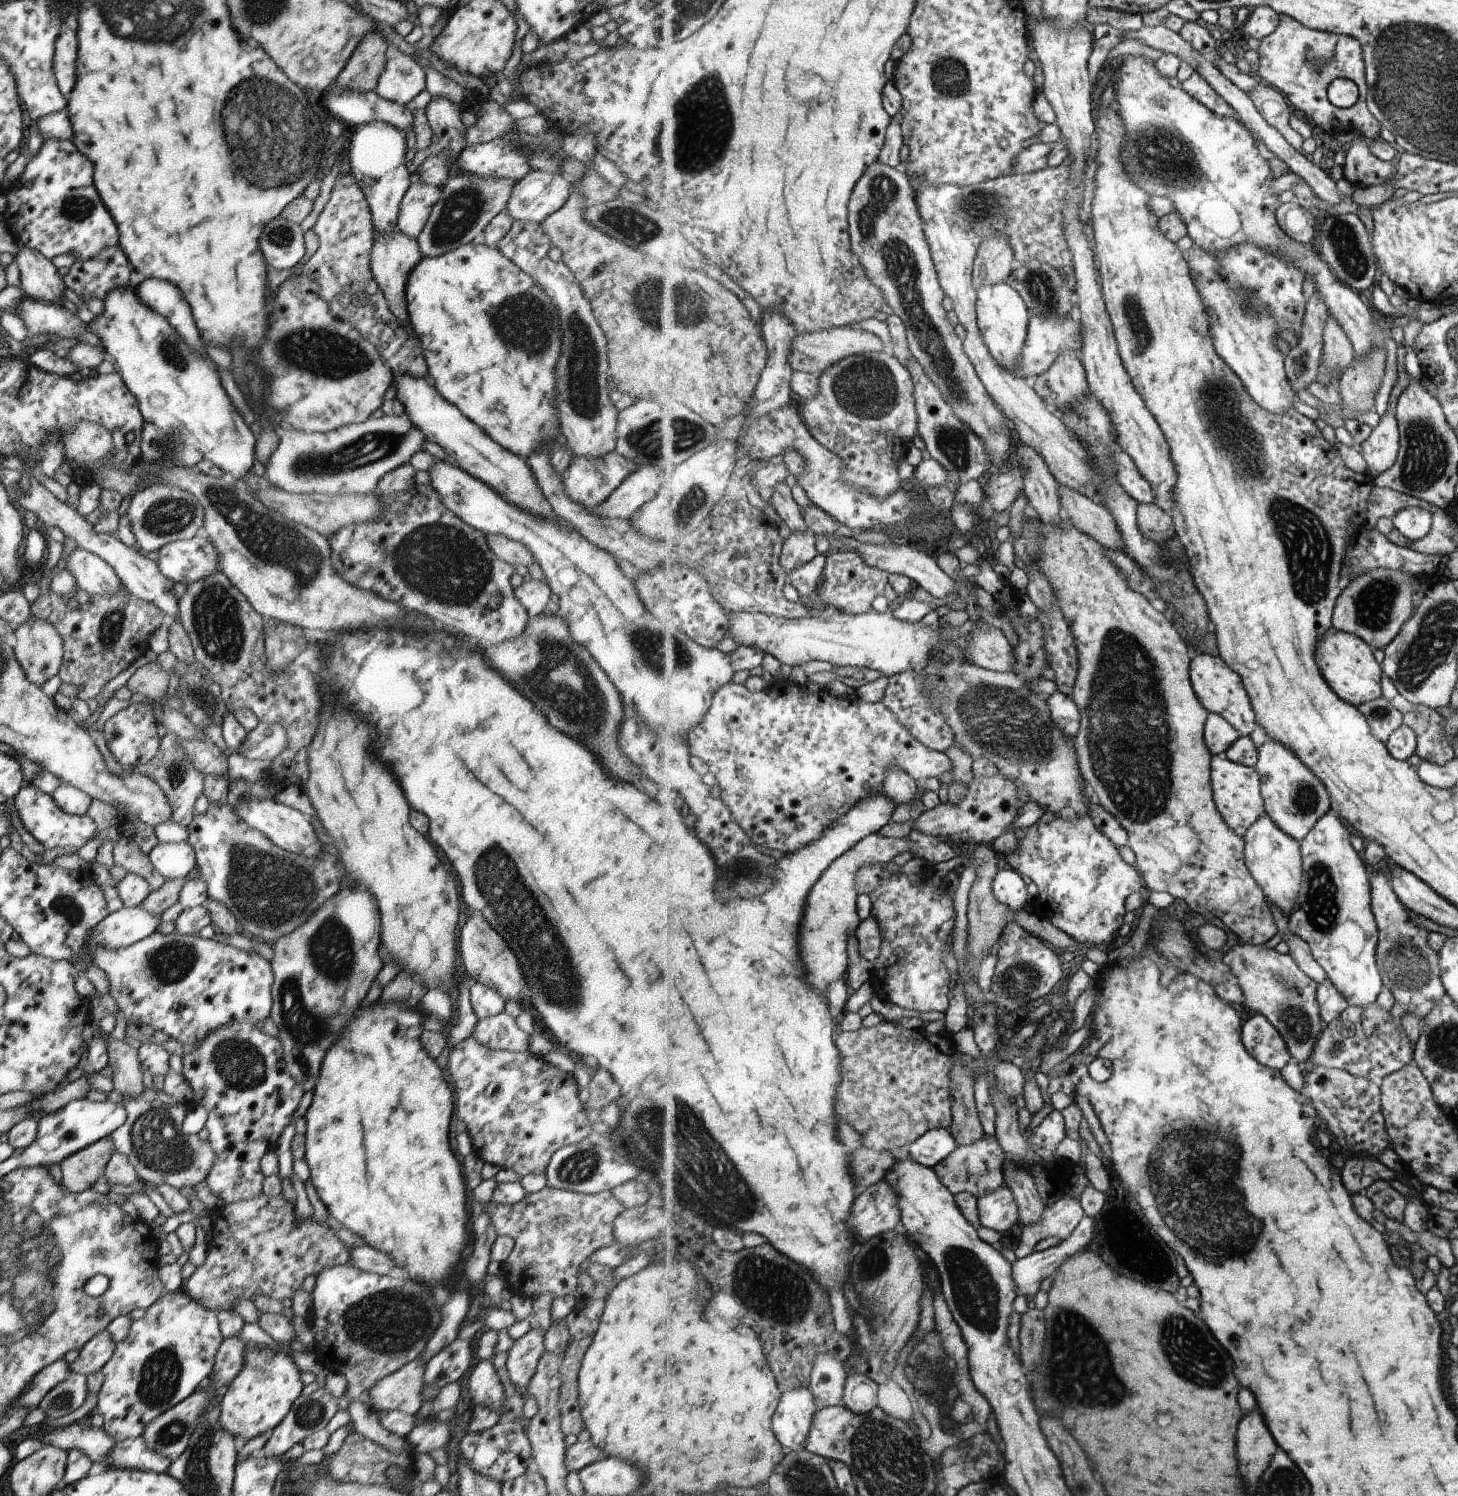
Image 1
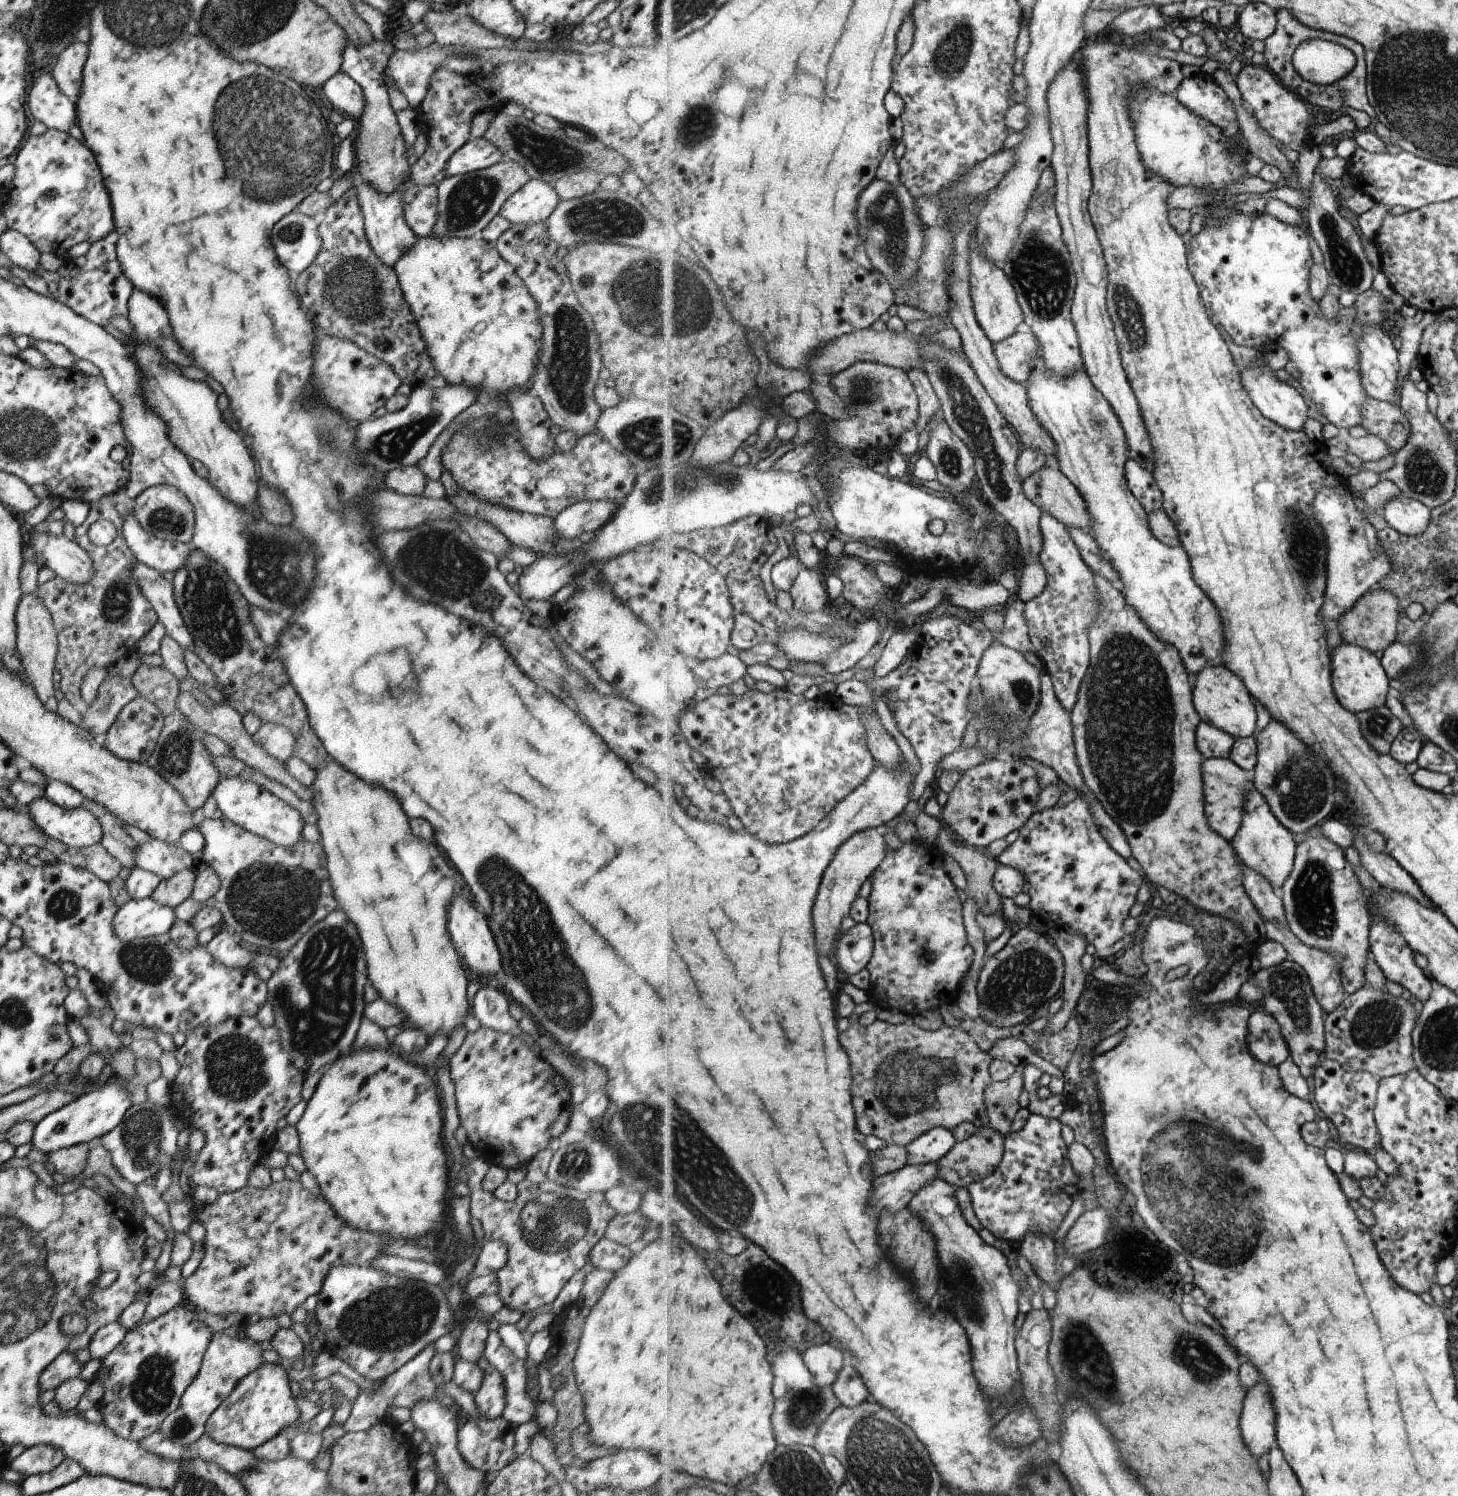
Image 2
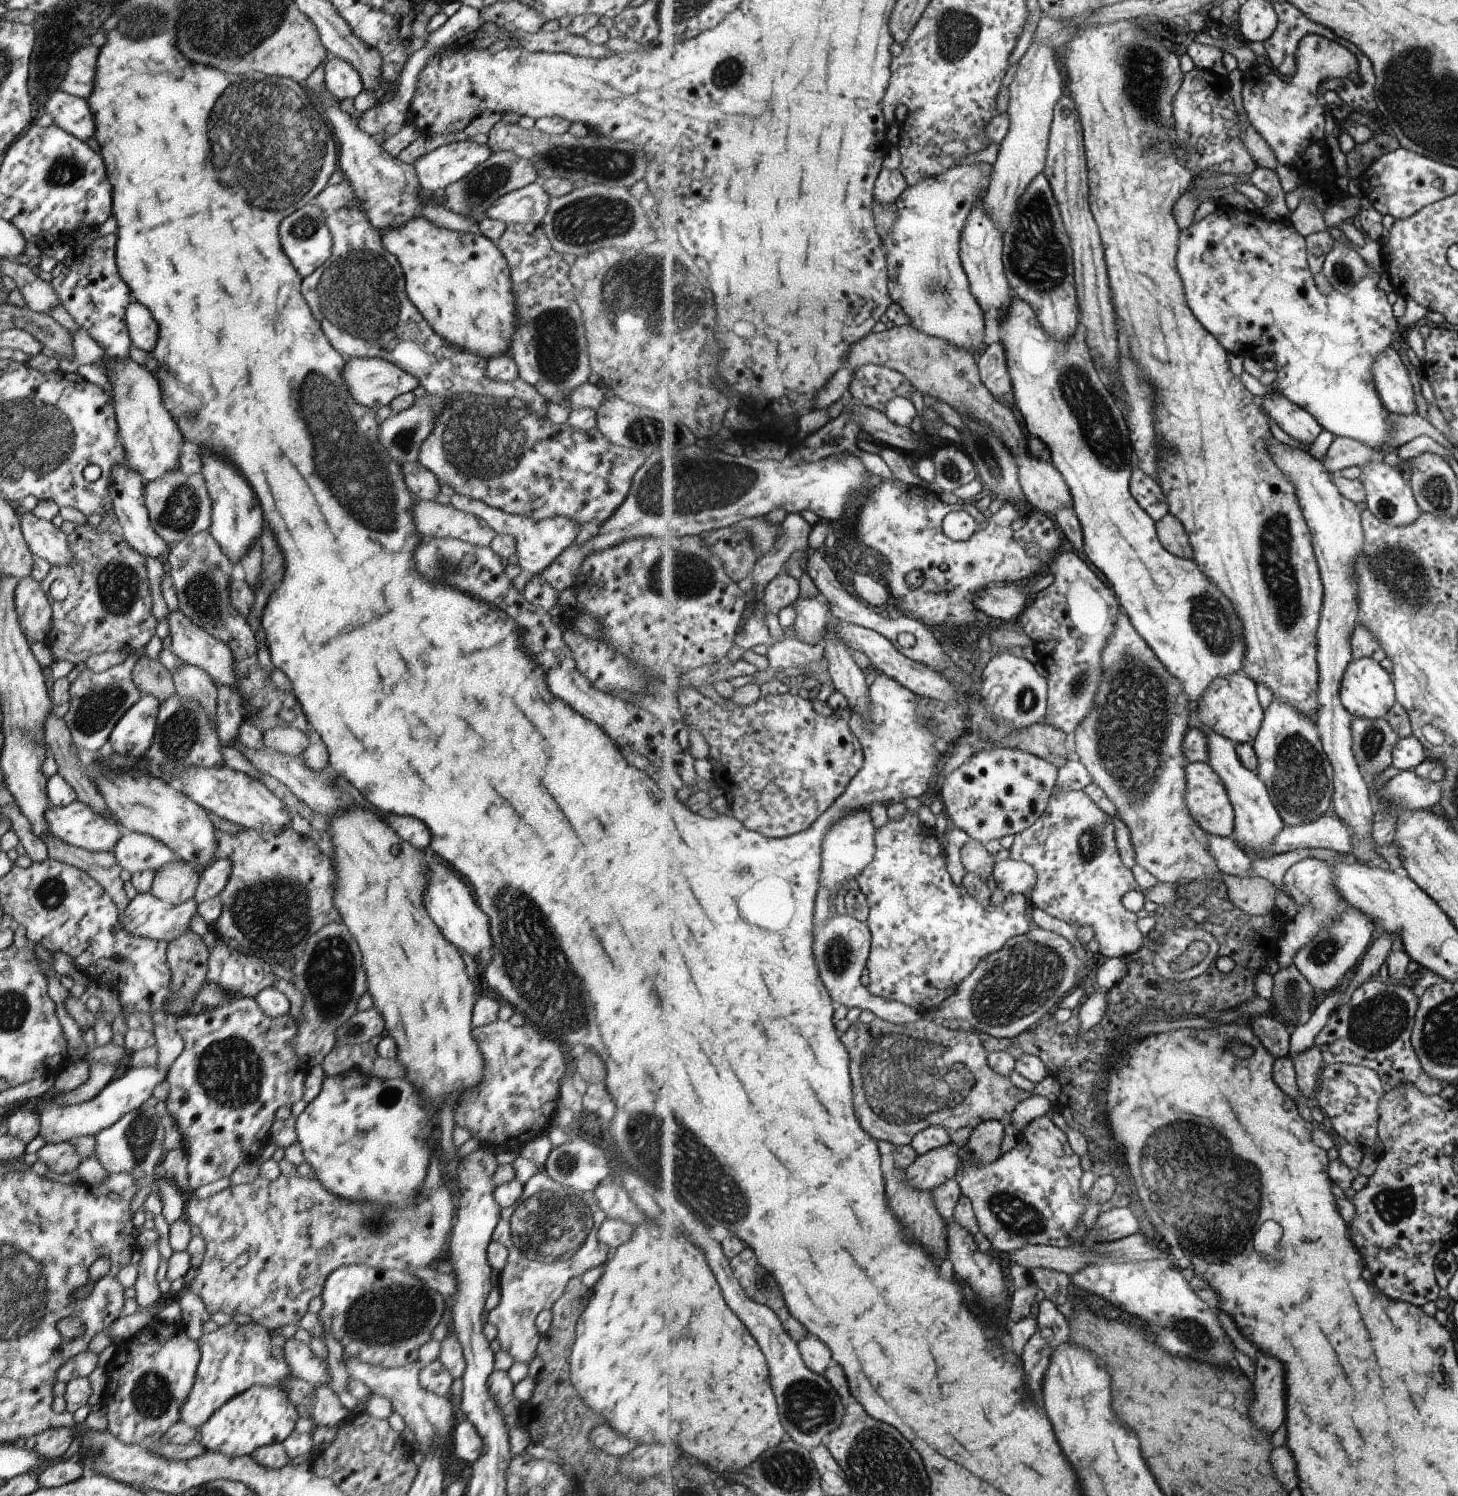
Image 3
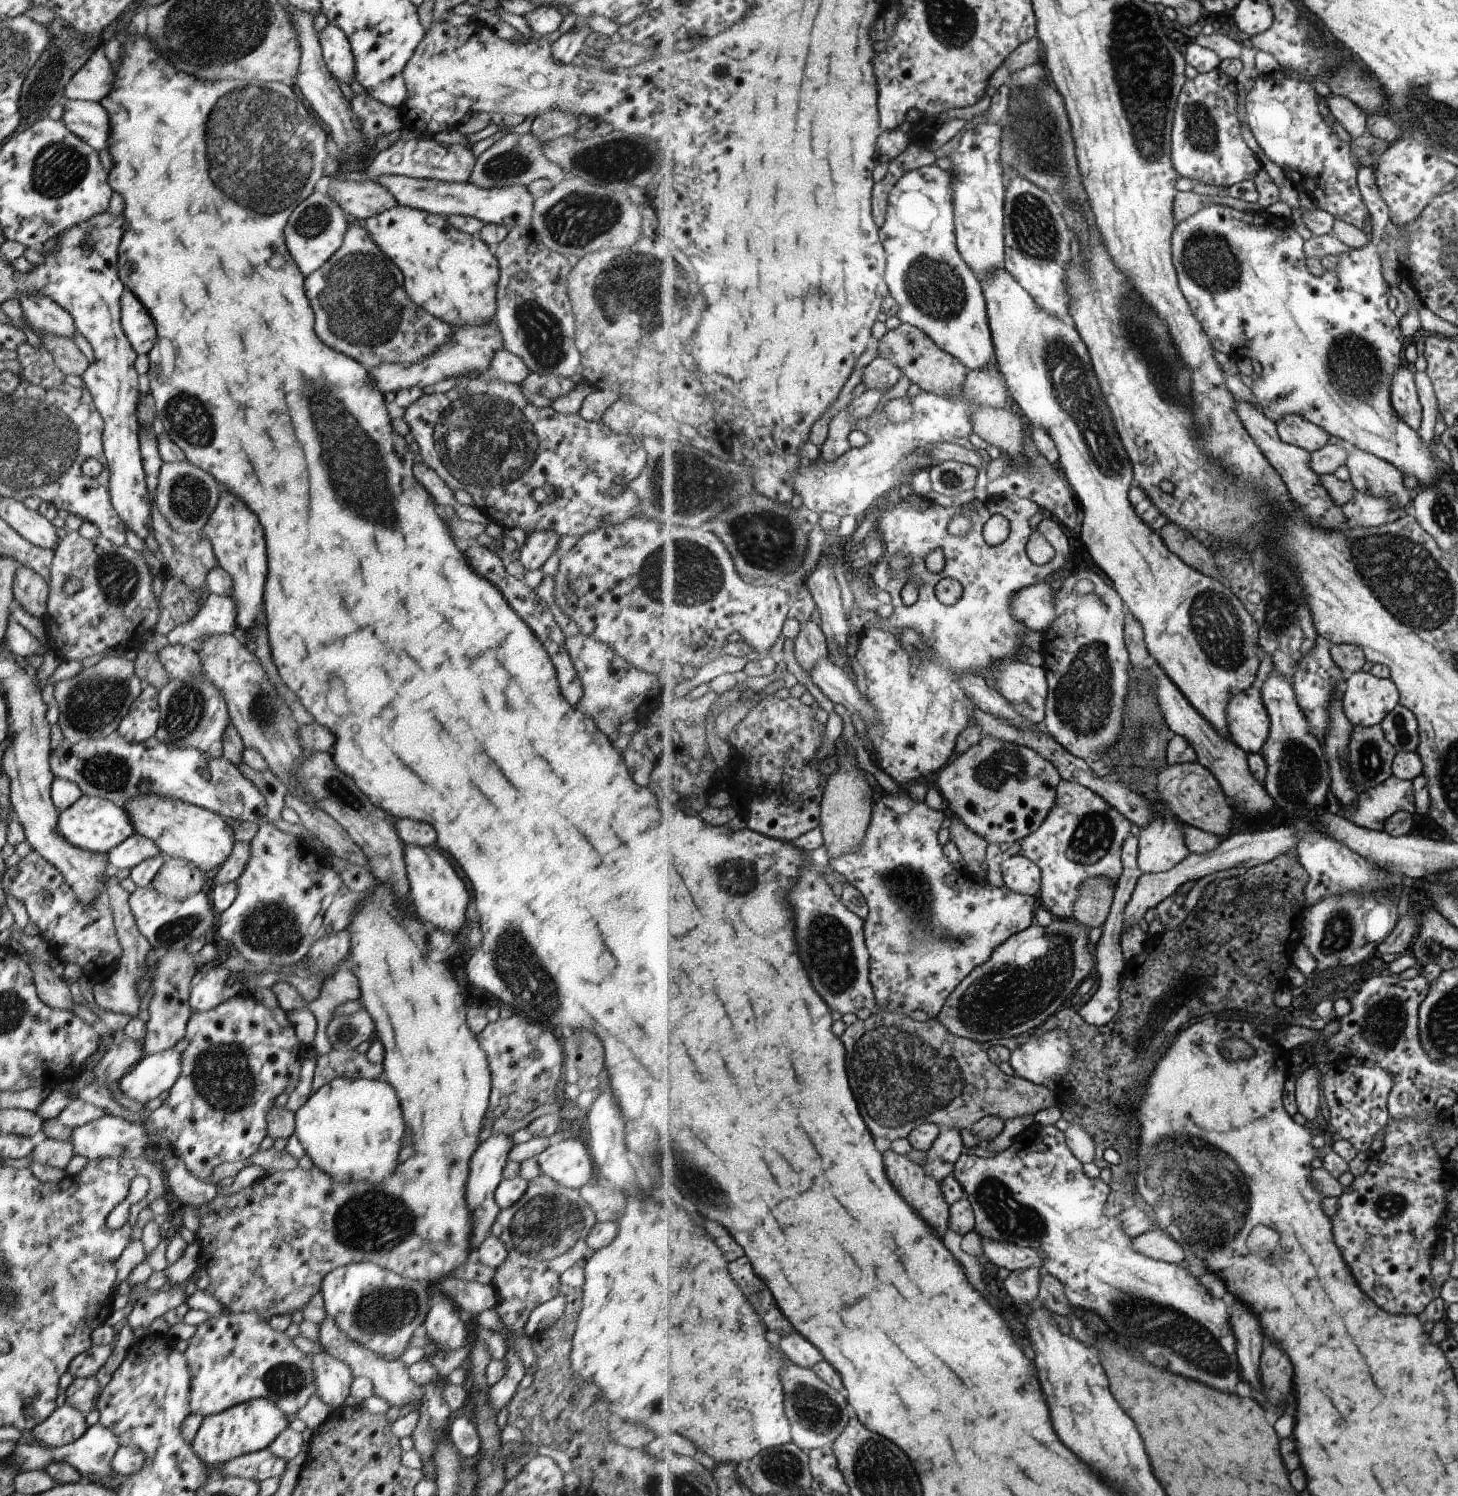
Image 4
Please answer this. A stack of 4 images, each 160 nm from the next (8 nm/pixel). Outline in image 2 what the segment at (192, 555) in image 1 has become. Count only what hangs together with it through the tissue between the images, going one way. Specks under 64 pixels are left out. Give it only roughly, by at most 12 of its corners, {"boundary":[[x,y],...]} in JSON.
{"boundary":[[132,510],[122,537],[137,562],[159,574],[181,568],[194,549],[161,540],[137,524]]}

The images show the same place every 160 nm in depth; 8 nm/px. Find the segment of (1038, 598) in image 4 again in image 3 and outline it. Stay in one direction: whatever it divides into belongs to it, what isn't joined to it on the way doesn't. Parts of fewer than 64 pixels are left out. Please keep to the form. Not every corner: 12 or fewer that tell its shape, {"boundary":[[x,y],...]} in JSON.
{"boundary":[[992,584],[975,598],[991,618],[1016,620],[1036,595]]}

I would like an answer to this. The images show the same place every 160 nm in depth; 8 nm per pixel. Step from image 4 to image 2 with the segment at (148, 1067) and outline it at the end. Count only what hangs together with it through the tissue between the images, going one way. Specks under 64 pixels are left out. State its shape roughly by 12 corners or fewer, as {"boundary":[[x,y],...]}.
{"boundary":[[125,1082],[99,1088],[39,1119],[32,1148],[48,1155],[98,1141],[132,1105]]}

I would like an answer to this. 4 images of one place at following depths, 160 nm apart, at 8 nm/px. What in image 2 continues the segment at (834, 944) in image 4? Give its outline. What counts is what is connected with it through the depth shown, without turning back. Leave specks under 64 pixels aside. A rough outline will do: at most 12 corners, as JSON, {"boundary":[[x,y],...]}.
{"boundary":[[867,923],[841,936],[835,966],[847,975],[867,969],[875,950]]}

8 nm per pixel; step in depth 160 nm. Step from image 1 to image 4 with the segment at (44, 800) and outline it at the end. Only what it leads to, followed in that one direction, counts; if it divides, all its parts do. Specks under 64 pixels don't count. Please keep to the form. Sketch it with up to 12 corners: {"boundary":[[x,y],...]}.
{"boundary":[[83,794],[58,813],[71,846],[102,855],[134,832],[122,807]]}

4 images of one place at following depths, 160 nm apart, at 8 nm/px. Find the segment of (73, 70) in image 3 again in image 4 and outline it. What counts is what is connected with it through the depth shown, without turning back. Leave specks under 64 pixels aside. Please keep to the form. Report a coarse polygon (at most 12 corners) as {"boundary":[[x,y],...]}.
{"boundary":[[101,45],[67,81],[64,97],[98,103],[113,68]]}

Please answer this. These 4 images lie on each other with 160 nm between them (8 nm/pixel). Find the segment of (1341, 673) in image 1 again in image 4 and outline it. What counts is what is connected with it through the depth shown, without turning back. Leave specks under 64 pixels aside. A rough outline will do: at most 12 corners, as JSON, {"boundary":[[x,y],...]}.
{"boundary":[[1357,671],[1344,685],[1355,727],[1379,725],[1400,703],[1392,678]]}

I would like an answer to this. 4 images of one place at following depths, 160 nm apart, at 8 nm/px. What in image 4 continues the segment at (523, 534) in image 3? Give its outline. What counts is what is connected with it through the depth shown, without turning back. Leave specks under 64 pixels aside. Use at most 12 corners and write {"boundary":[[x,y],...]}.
{"boundary":[[553,531],[525,533],[518,560],[534,571],[554,554],[559,535]]}

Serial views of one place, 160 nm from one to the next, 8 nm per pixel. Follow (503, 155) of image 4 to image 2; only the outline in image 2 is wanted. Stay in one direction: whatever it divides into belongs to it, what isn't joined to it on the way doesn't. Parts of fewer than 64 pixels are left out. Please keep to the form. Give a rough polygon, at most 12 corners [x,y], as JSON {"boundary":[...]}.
{"boundary":[[507,158],[436,184],[430,235],[479,237],[530,178]]}

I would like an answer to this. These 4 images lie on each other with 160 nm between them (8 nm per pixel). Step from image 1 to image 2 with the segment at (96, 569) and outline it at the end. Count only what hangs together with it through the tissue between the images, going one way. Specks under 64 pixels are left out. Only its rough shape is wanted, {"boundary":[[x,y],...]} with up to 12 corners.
{"boundary":[[30,534],[37,564],[65,582],[92,579],[87,553],[63,535]]}

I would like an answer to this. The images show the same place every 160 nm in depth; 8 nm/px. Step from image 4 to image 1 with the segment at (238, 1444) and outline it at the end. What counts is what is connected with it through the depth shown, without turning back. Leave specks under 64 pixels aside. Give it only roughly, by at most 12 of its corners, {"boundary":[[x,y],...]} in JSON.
{"boundary":[[245,1343],[220,1427],[276,1427],[304,1386],[287,1353]]}

